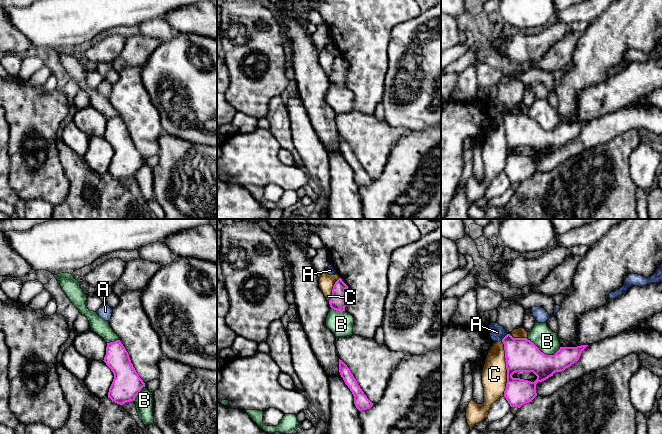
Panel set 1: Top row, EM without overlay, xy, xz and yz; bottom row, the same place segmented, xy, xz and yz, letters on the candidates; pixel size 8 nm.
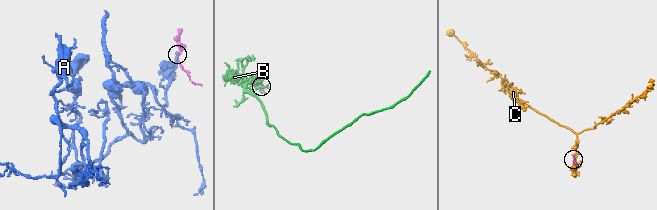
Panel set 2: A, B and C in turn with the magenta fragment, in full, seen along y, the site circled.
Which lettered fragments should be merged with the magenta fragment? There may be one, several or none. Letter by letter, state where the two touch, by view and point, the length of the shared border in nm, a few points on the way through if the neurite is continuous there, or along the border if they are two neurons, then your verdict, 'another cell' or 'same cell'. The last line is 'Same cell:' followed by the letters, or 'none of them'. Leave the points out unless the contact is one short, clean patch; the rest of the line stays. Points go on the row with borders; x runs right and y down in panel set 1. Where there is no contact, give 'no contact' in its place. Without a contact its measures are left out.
A: meets magenta in yz at (504, 337); contact 80 nm long; border along yz (507, 334), (501, 340); another cell
B: meets magenta in yz at (542, 352); contact 300 nm long; another cell
C: meets magenta in yz at (506, 368); contact 440 nm long; another cell
Same cell: none of them

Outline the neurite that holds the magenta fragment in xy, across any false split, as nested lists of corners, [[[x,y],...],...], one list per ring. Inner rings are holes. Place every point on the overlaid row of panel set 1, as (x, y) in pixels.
[[[120,340],[107,343],[103,361],[114,374],[108,398],[120,405],[134,401],[145,387],[145,383],[133,367],[129,354]]]

